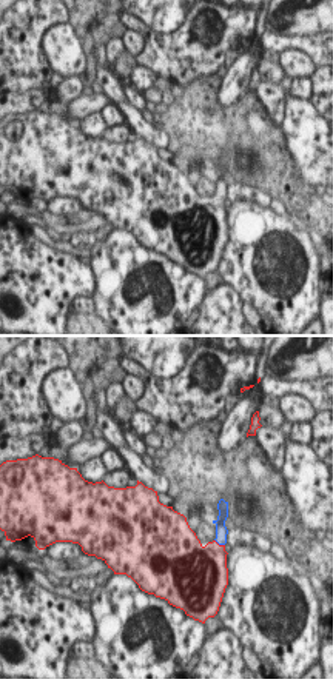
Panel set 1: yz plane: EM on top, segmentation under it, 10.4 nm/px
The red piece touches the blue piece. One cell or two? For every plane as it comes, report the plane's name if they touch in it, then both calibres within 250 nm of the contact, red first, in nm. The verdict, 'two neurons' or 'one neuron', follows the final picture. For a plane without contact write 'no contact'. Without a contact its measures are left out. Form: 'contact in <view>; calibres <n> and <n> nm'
contact in yz; calibres 380 and 130 nm

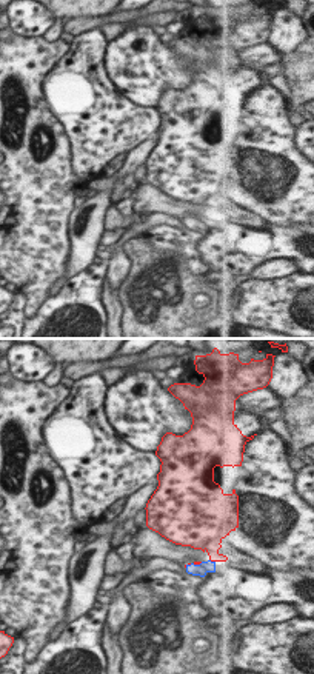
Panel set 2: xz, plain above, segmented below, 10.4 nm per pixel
contact in xz; calibres 260 and 130 nm

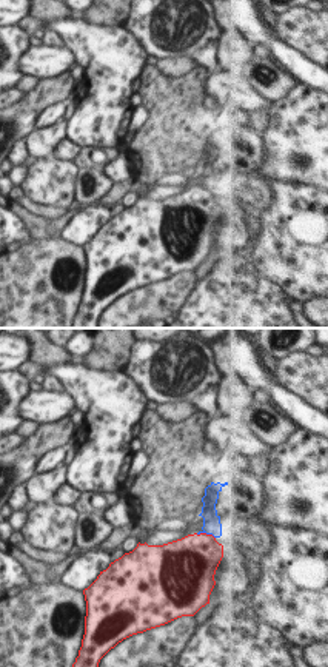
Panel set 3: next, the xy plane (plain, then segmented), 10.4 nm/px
contact in xy; calibres 440 and 190 nm

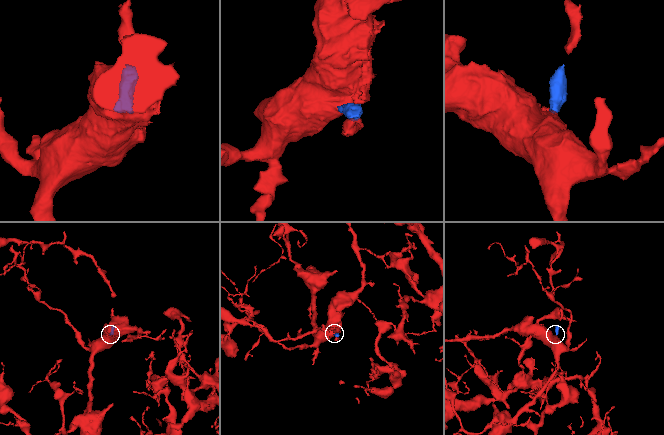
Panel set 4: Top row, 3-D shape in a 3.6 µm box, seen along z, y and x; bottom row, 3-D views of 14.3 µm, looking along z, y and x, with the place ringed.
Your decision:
one neuron

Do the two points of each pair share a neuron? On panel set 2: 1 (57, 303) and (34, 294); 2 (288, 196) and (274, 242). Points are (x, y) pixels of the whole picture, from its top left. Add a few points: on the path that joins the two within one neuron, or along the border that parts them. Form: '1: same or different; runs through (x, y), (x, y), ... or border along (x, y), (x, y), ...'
1: different; border along (46, 299), (26, 320)
2: different; border along (271, 222), (280, 225), (297, 223)

